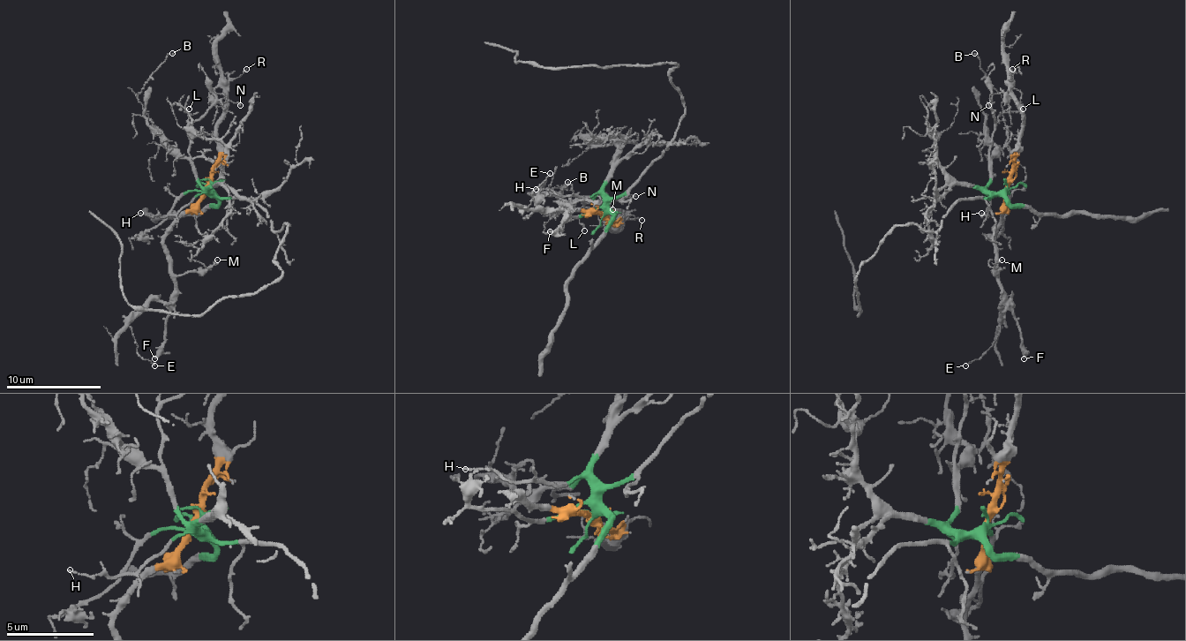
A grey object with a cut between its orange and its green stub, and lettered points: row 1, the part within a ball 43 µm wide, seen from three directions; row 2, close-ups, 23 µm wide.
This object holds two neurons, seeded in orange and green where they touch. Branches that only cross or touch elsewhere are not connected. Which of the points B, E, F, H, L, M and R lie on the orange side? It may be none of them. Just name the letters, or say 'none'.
E, F, M, R

